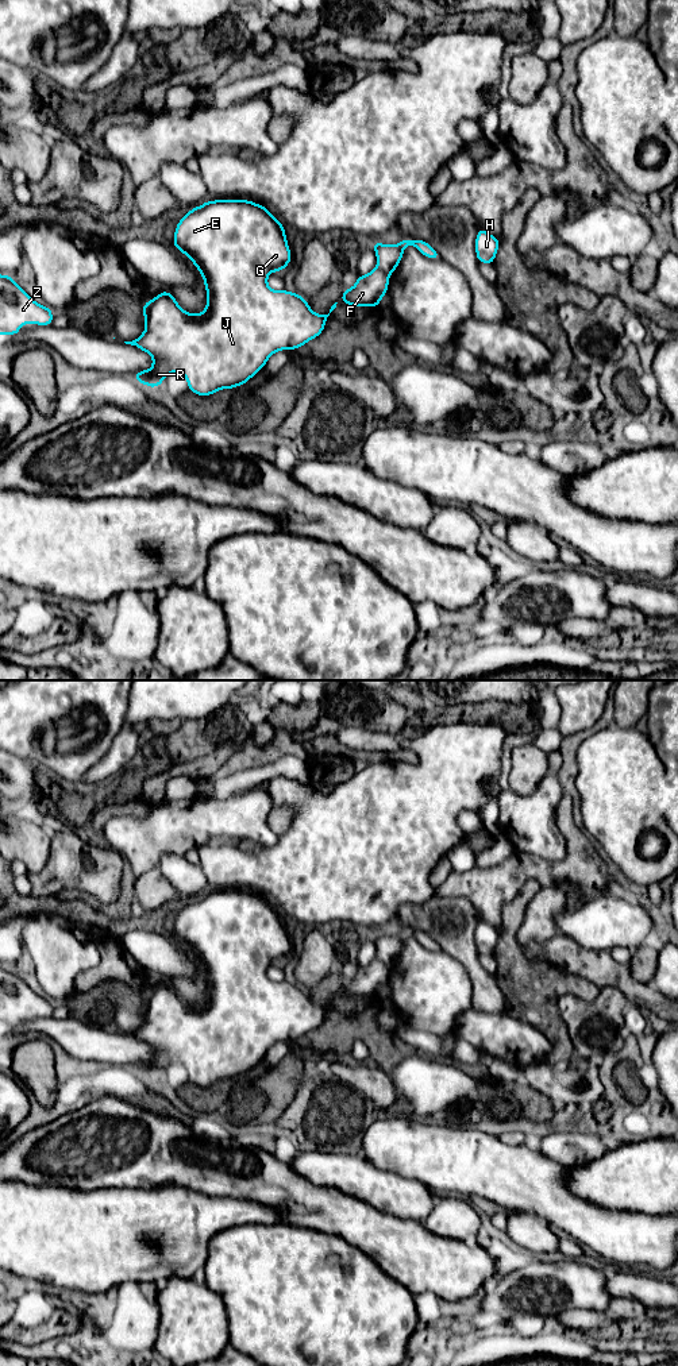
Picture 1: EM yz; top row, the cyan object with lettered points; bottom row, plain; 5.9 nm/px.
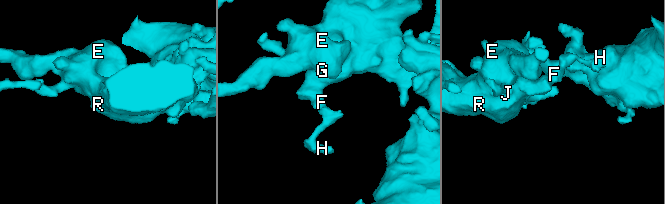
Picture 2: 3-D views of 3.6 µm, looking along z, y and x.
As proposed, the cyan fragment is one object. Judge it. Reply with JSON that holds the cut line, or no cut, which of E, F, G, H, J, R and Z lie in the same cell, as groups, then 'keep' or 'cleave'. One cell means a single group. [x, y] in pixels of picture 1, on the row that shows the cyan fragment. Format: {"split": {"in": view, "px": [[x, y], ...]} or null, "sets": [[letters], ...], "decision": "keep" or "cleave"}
{"split": null, "sets": [["E", "F", "G", "H", "J", "R", "Z"]], "decision": "keep"}

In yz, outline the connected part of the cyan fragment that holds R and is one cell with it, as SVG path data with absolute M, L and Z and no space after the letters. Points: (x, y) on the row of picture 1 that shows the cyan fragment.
M208 200L192 208L177 223L173 246L185 254L201 273L207 289L207 306L203 313L188 313L177 304L173 293L165 290L142 306L146 329L138 339L124 343L150 354L153 367L134 374L135 381L150 387L159 387L170 373L182 373L189 391L207 397L220 389L244 385L265 367L274 352L297 350L323 332L330 313L317 315L297 293L271 290L267 286L269 274L282 271L292 259L285 227L267 208L249 200Z

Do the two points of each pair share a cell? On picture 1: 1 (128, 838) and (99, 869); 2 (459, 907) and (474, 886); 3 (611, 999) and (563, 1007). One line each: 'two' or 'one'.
1: two
2: two
3: one

